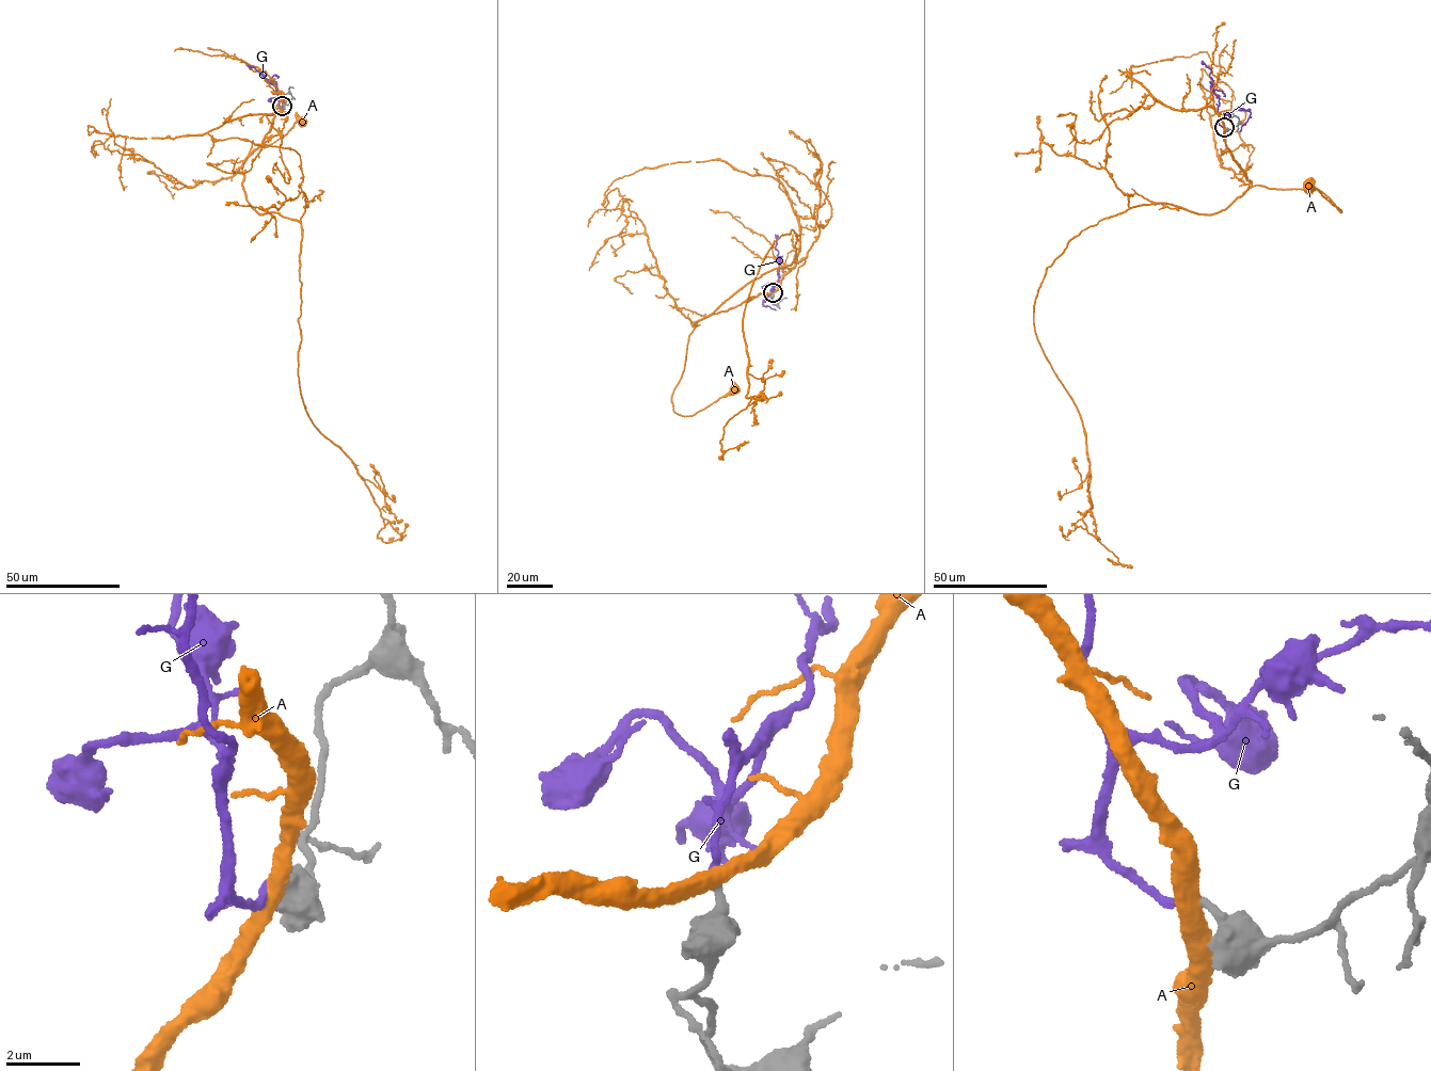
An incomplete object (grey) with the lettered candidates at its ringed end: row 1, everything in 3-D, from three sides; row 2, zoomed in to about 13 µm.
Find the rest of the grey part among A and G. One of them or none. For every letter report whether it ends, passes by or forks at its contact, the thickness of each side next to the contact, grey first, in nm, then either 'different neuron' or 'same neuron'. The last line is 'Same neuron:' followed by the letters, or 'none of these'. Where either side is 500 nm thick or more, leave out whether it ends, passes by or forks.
A: it passes by; 260 nm thick on the grey side, 440 nm on the other; different neuron
G: it ends there; 260 nm thick on the grey side, 180 nm on the other; same neuron
Same neuron: G

